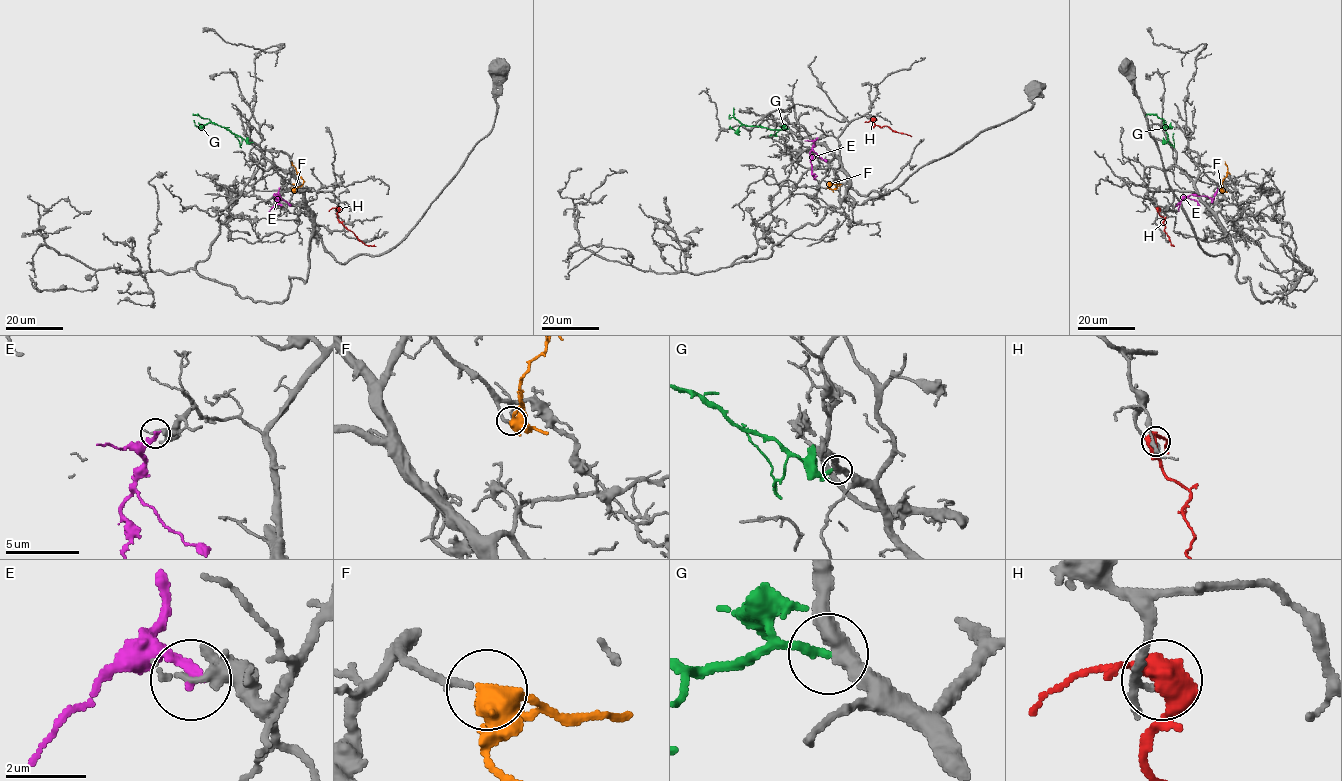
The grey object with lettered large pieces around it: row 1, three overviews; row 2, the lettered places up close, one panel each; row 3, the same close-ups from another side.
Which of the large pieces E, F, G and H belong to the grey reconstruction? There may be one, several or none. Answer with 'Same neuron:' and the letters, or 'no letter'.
Same neuron: F, G

